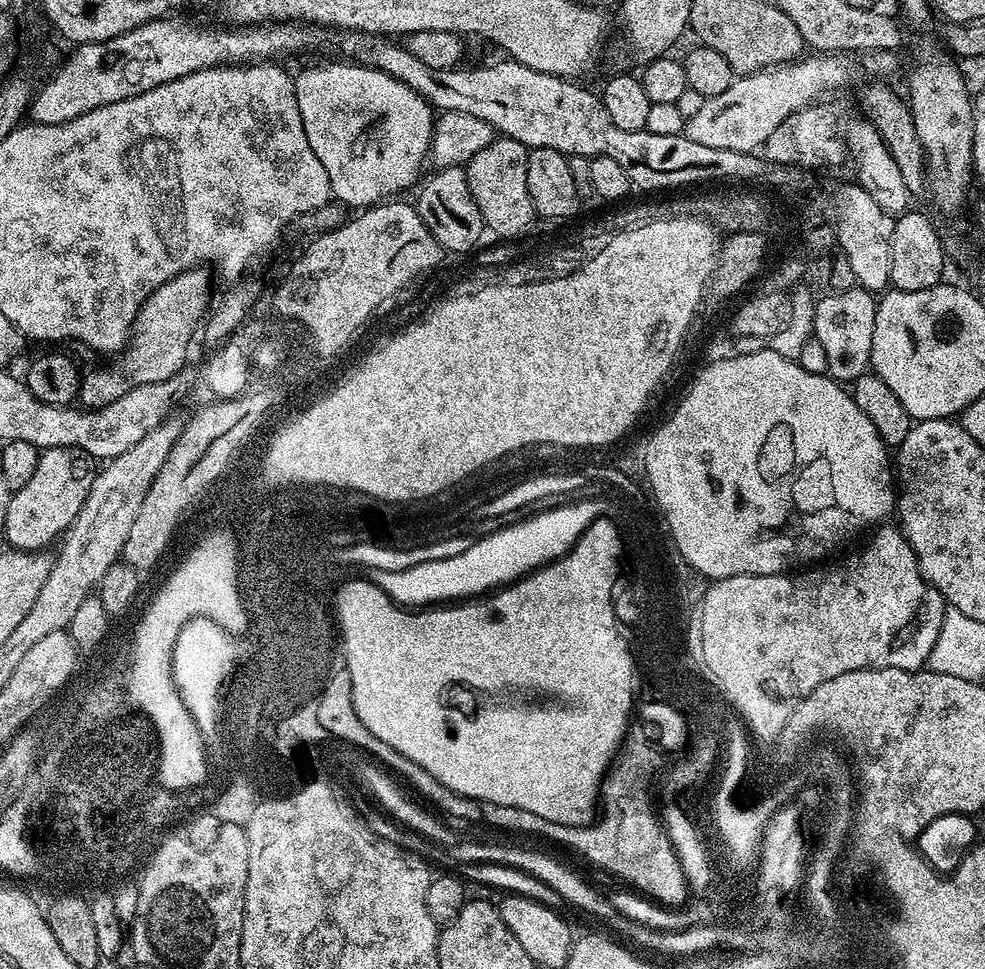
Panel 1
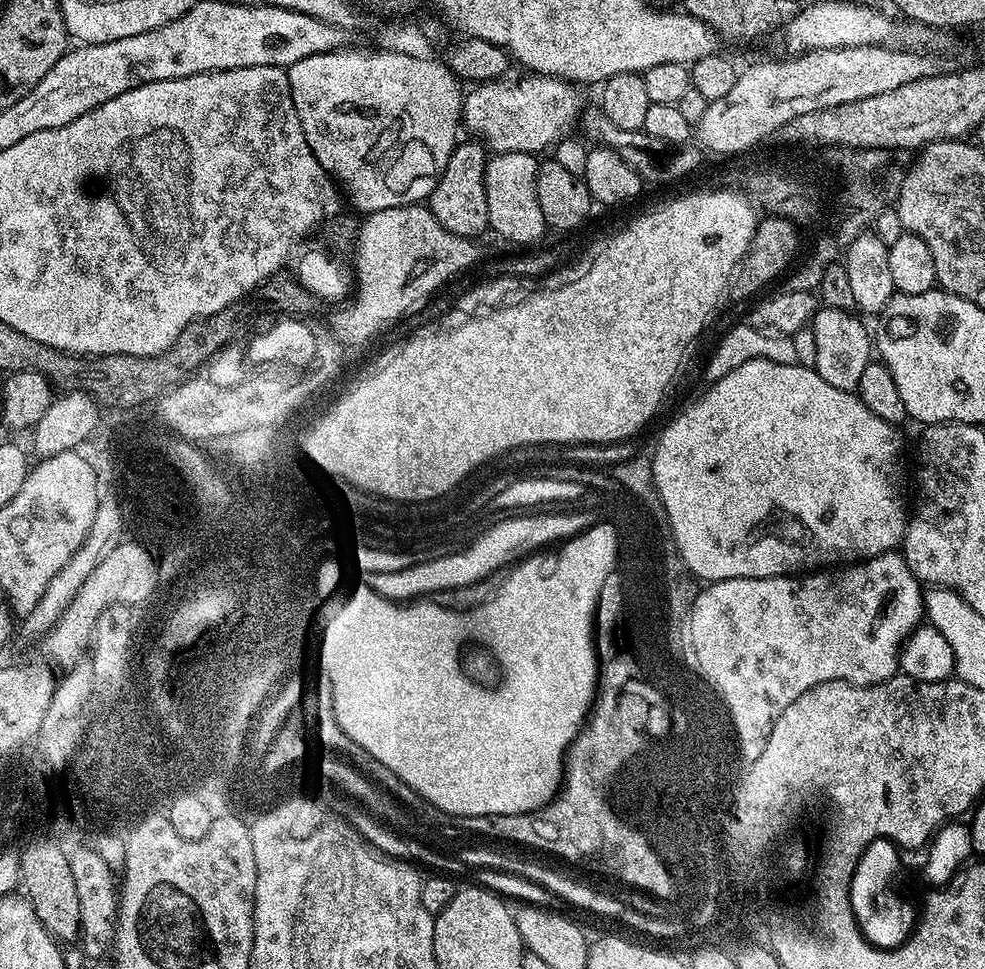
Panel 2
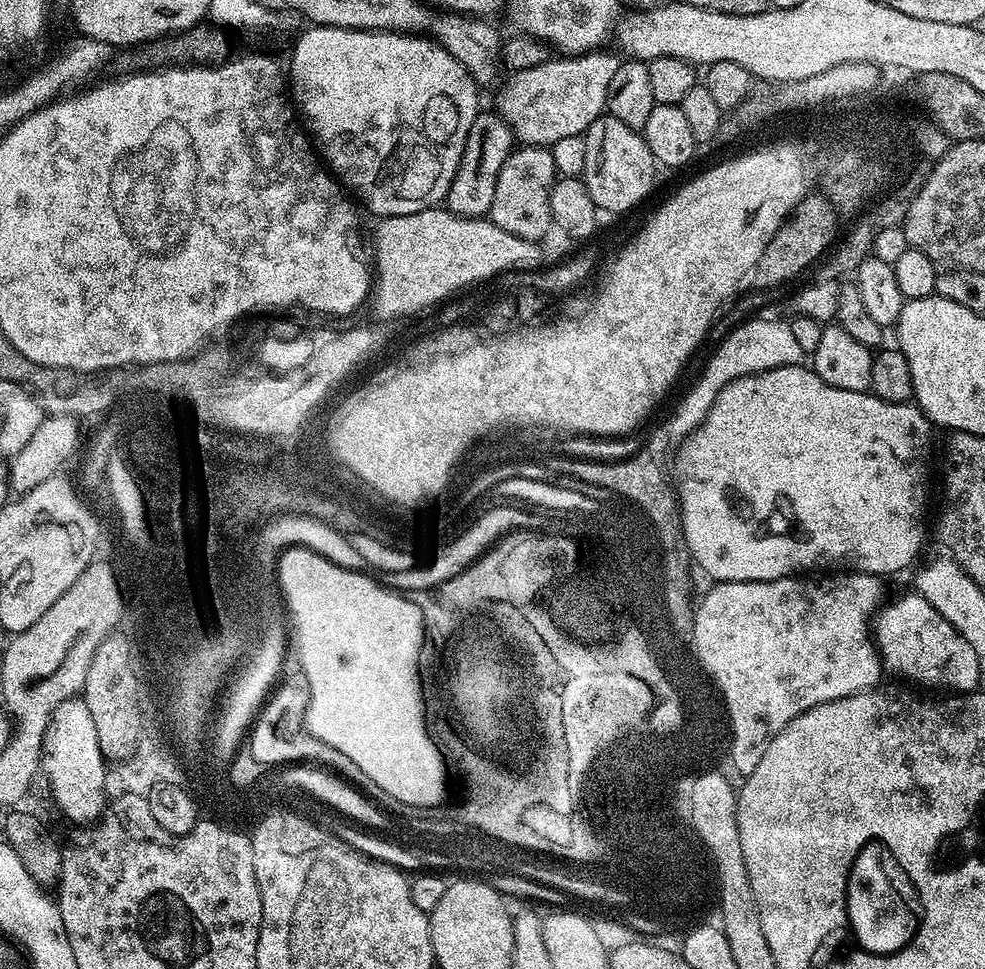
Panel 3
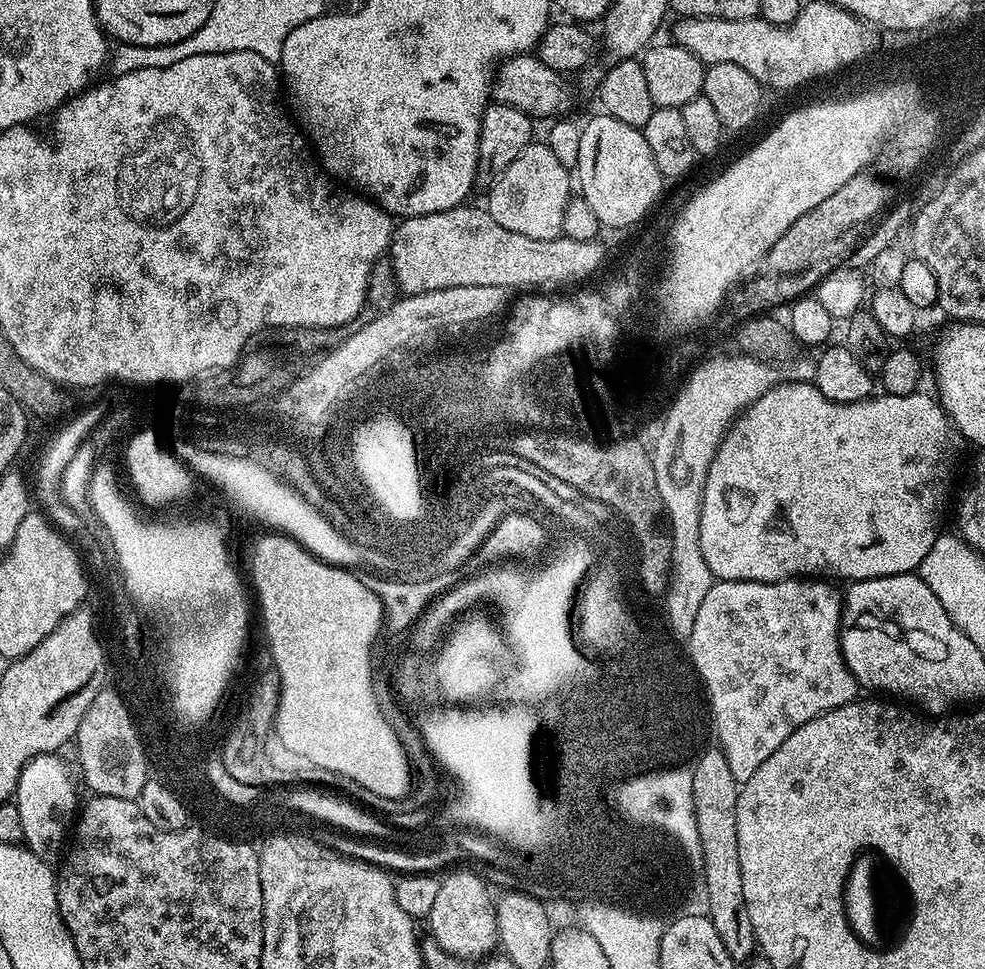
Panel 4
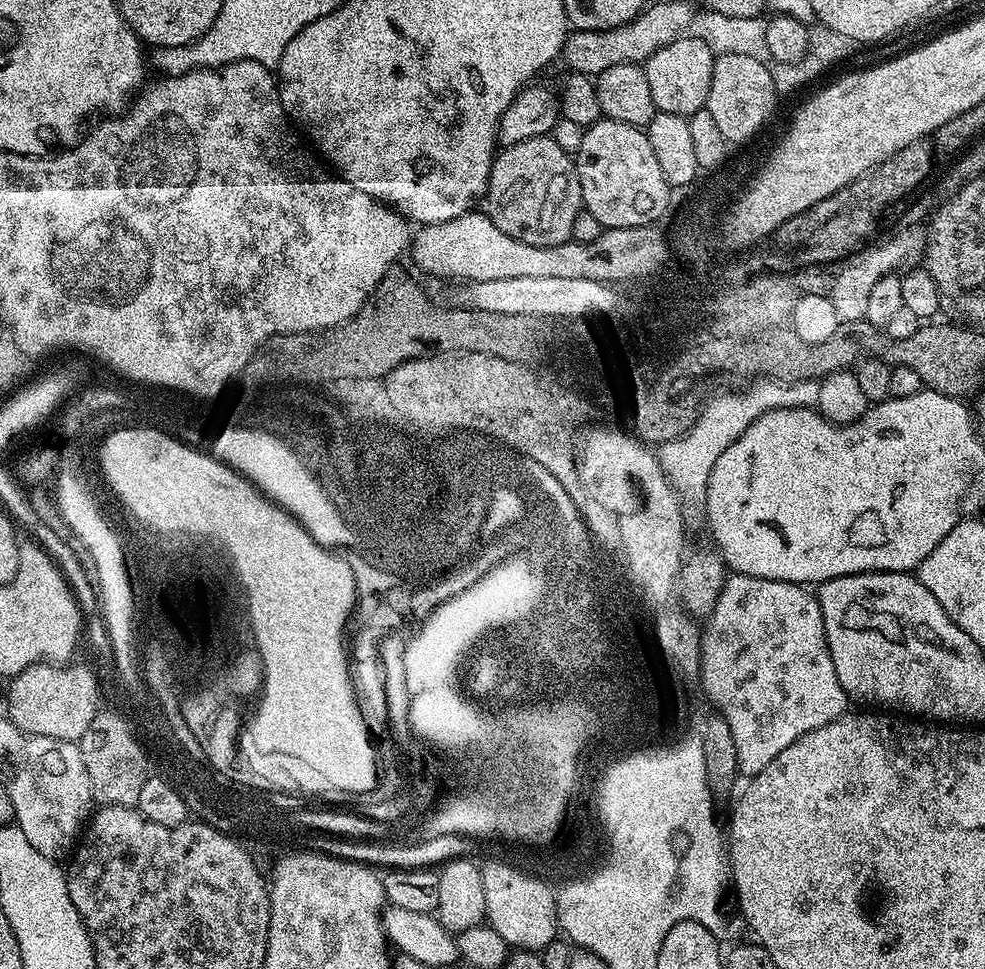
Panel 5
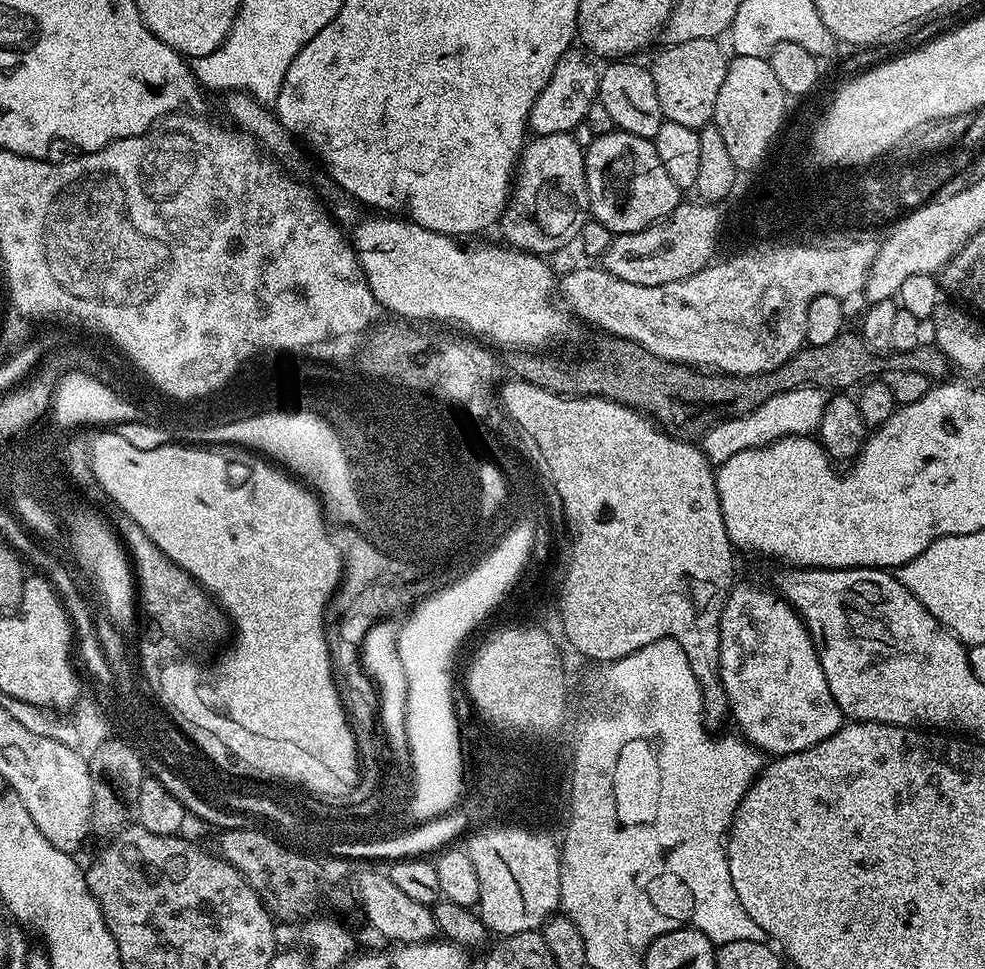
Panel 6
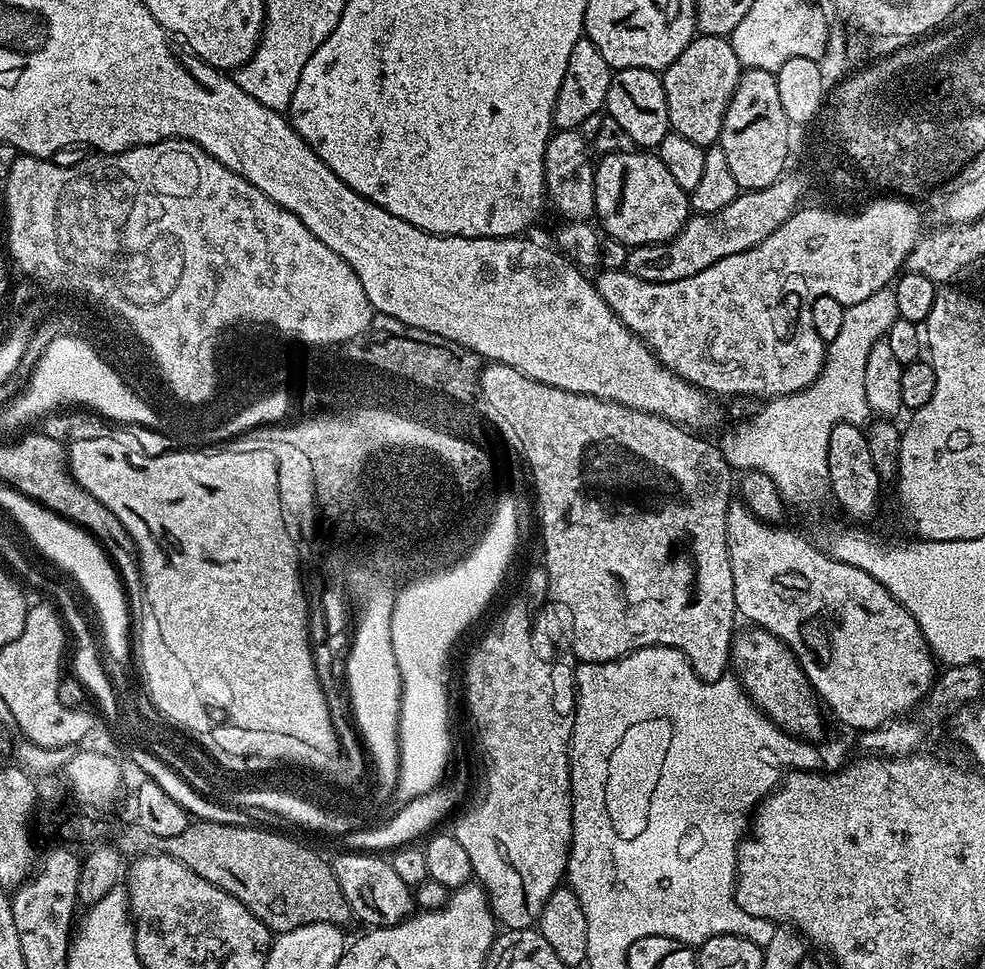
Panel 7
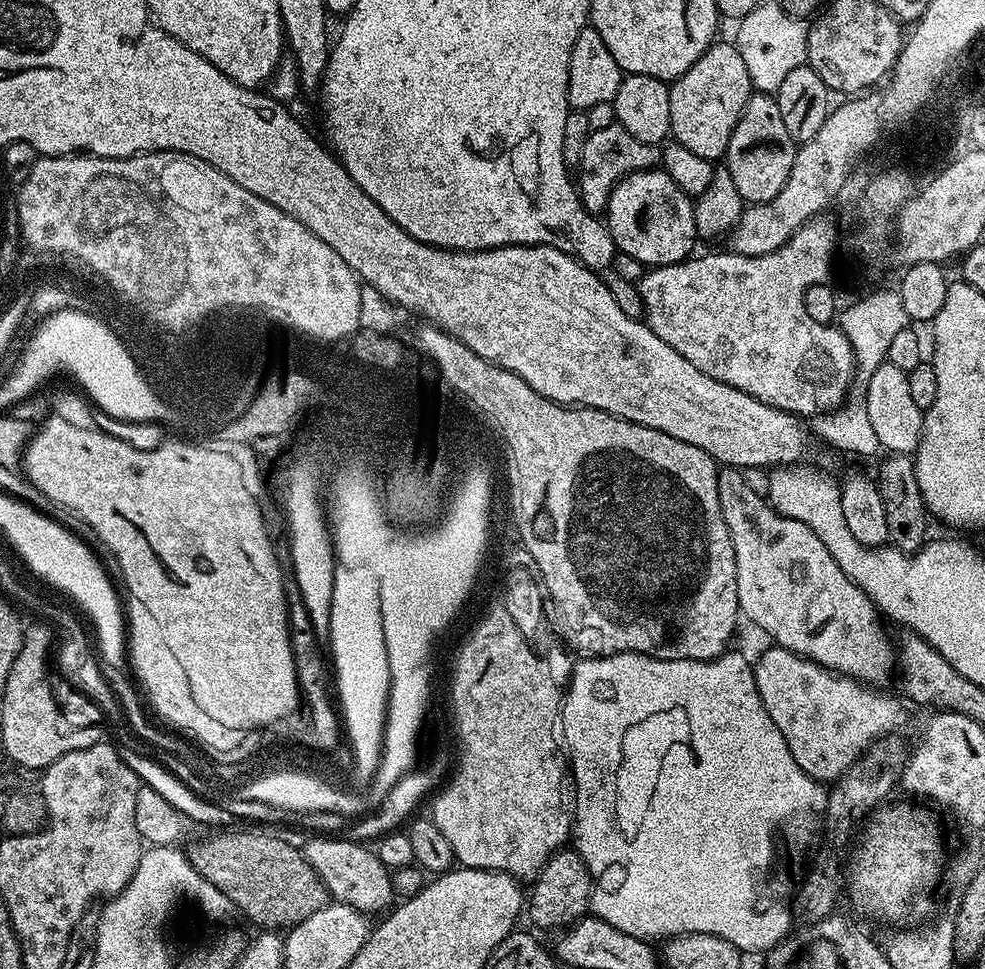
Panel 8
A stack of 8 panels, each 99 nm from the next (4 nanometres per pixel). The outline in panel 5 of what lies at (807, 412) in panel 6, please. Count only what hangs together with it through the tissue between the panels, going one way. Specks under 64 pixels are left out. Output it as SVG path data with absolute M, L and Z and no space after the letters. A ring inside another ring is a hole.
M760 378L749 384L752 385L745 392L724 392L721 396L714 397L701 410L700 417L692 425L687 425L683 436L659 445L658 455L664 477L680 497L685 513L692 514L696 504L705 503L708 479L710 470L714 470L714 462L718 462L722 450L726 450L726 446L738 439L758 417L775 408L807 408L815 405L820 393L819 380L799 380L787 384L785 380Z

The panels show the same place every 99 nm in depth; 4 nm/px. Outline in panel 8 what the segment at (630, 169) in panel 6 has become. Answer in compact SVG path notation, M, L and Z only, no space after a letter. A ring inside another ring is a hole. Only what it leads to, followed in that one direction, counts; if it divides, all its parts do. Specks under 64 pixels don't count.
M659 167L649 168L647 172L632 172L617 182L610 194L610 202L606 209L606 223L617 249L630 254L630 258L638 258L638 262L646 266L680 264L697 251L698 237L694 226L693 203L693 197L687 196L676 185L674 178L670 178L670 174L666 174Z

